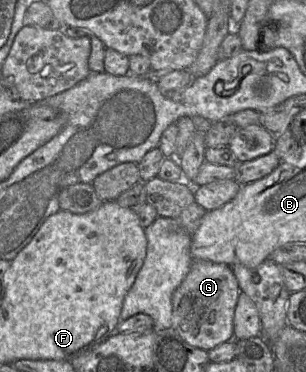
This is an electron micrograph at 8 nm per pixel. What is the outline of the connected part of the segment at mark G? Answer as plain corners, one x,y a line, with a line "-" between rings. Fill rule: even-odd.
193,260
187,276
172,296
172,328
187,344
206,351
233,340
233,319
240,292
238,281
230,266
-
212,311
215,311
216,317
211,323
209,315

